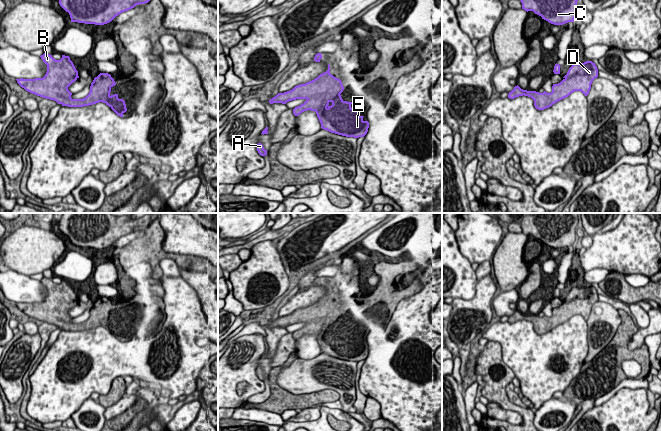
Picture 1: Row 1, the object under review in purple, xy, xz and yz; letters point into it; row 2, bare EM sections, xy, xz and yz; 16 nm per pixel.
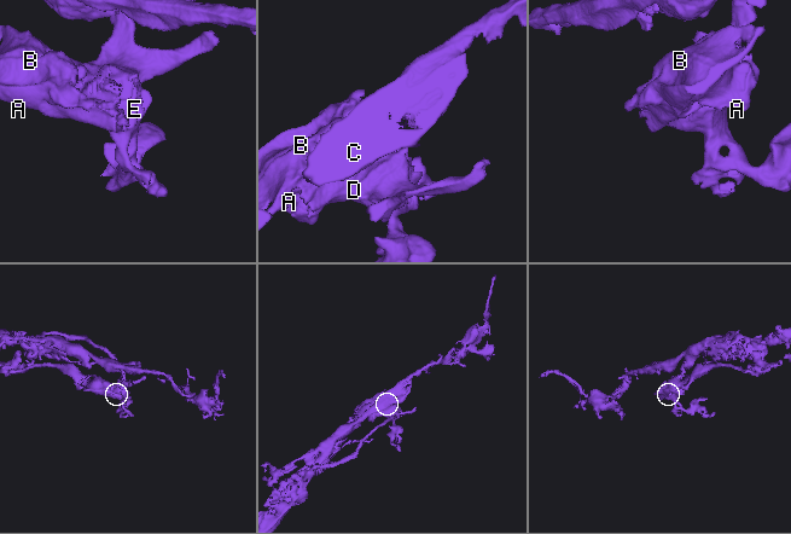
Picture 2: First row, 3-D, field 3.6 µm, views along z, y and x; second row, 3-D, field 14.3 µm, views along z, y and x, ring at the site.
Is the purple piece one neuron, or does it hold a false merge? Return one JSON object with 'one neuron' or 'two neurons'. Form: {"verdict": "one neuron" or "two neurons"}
{"verdict": "one neuron"}

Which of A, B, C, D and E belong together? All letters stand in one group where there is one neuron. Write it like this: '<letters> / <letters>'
A B C D E

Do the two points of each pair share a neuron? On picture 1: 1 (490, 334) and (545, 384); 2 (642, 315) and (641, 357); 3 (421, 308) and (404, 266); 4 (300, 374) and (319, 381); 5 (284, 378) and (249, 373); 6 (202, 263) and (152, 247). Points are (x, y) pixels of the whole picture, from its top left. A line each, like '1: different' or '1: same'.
1: same
2: different
3: different
4: same
5: different
6: same

